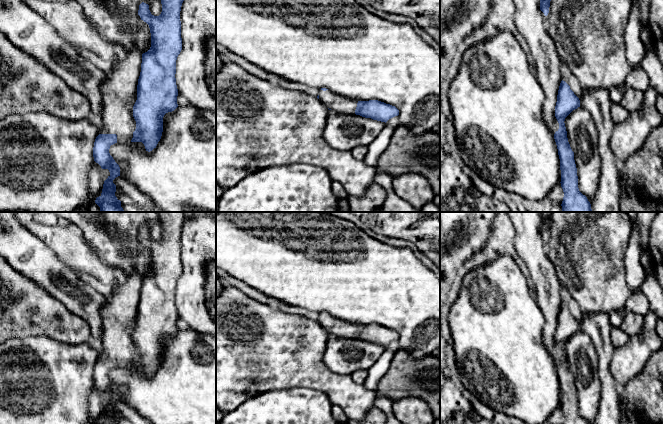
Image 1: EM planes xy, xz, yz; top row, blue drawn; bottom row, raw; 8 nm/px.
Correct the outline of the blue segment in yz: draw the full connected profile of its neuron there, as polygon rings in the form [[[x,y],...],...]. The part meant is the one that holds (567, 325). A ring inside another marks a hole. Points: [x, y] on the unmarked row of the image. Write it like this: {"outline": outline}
{"outline": [[[508,212],[516,236],[514,247],[530,272],[537,294],[537,304],[545,316],[543,341],[554,359],[561,394],[563,424],[588,424],[578,412],[577,392],[567,362],[565,342],[580,331],[580,324],[561,303],[562,287],[546,251],[551,220],[541,218],[540,212]]]}

